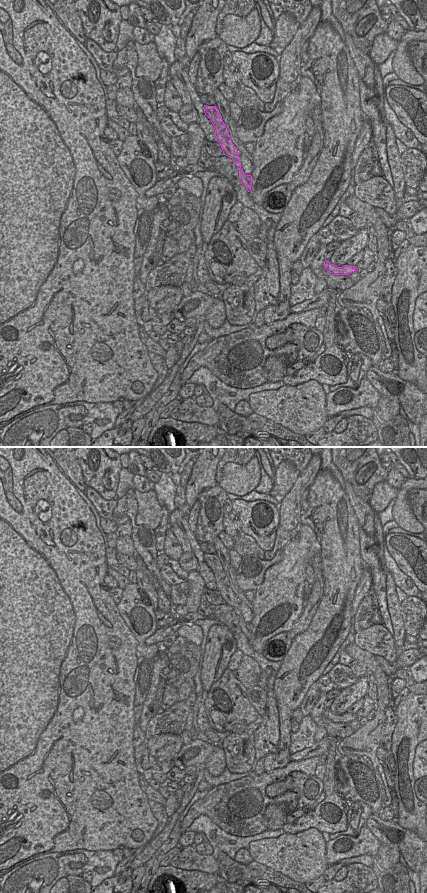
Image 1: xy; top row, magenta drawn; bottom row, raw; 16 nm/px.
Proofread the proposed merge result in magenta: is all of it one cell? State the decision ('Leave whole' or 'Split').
Leave whole.

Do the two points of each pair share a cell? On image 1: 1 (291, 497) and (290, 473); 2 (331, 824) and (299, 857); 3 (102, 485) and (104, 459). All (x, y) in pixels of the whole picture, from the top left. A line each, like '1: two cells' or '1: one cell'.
1: two cells
2: two cells
3: one cell

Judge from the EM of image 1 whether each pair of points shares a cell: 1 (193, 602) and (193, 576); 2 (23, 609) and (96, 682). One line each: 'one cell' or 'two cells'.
1: one cell
2: one cell

